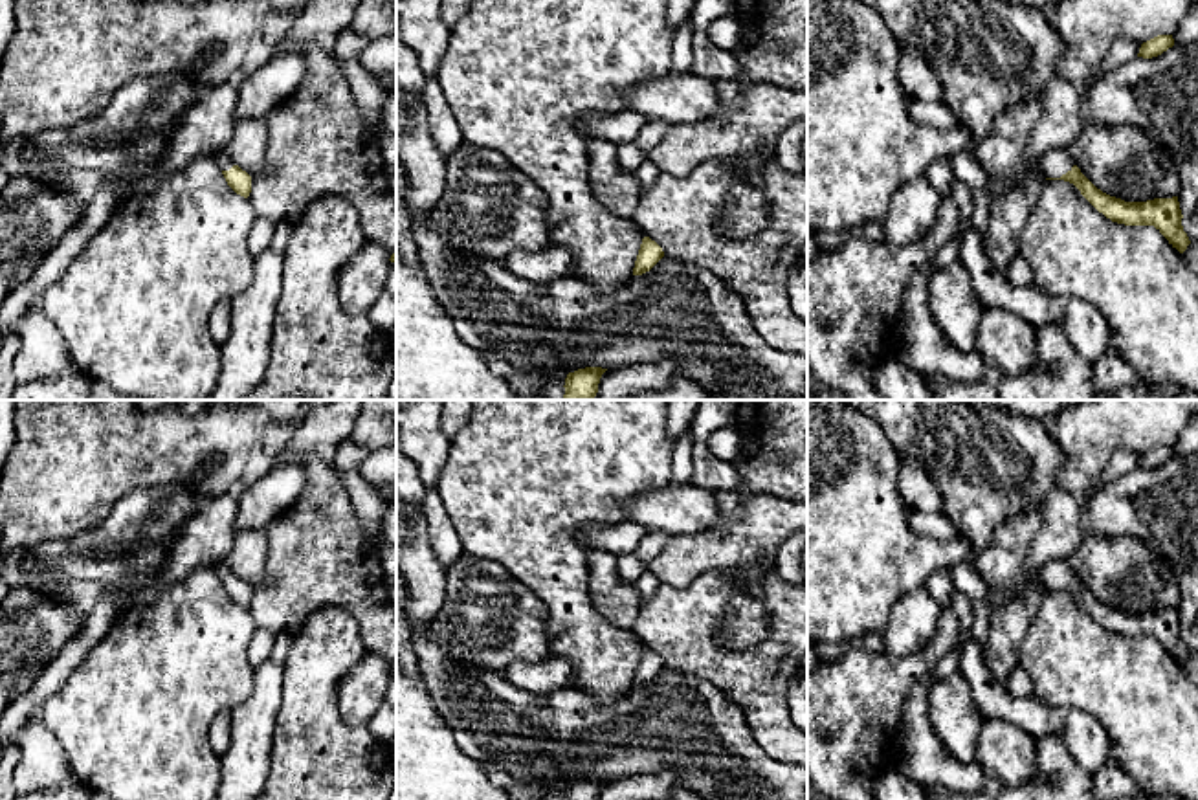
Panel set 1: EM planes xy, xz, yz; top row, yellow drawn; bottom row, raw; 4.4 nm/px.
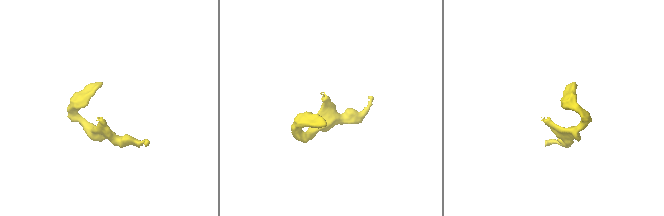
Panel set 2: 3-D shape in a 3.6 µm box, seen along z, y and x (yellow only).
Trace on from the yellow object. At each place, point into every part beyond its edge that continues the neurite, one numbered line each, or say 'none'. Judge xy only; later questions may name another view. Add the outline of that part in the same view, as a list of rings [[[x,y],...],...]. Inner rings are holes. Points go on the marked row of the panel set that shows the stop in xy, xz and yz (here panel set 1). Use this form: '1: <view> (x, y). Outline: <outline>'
1: xy (222, 160). Outline: [[[218,150],[213,152],[211,156],[216,161],[216,165],[220,167],[220,171],[229,171],[235,165],[231,158],[227,158],[226,154],[222,154]]]

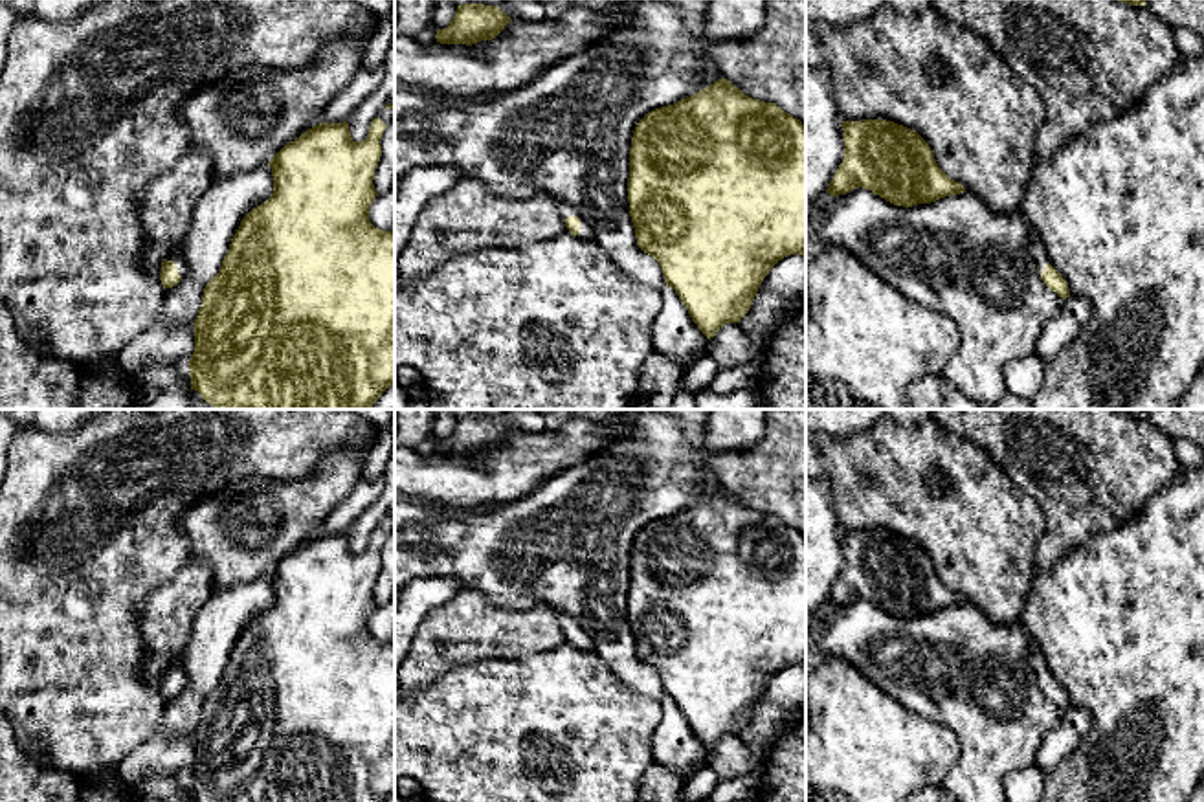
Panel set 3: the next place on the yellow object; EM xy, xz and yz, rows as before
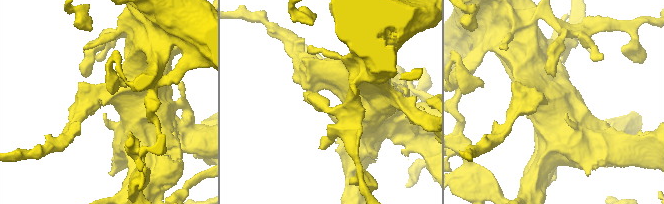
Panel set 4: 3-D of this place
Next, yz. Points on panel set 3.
1: yz (1034, 245). Outline: [[[1037,233],[1028,237],[1026,250],[1031,255],[1031,259],[1035,261],[1035,264],[1039,266],[1039,272],[1042,273],[1044,266],[1050,264],[1050,259],[1046,255],[1042,240]]]

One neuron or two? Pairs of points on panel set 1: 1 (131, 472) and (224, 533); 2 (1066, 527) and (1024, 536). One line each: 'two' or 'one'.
1: two
2: two

